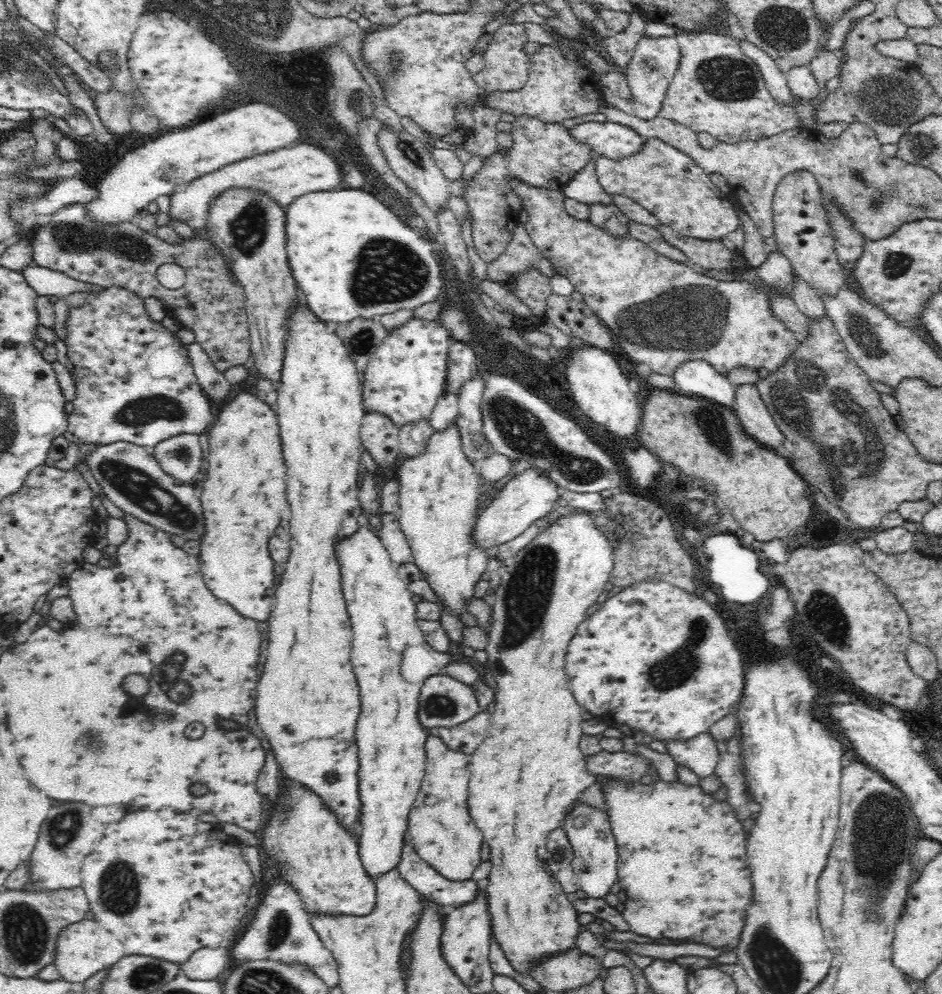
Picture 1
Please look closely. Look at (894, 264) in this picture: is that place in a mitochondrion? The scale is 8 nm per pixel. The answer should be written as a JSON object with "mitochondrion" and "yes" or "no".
{"mitochondrion":"yes"}

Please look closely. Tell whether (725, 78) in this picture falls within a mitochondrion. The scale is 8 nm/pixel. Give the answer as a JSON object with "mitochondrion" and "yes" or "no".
{"mitochondrion":"yes"}

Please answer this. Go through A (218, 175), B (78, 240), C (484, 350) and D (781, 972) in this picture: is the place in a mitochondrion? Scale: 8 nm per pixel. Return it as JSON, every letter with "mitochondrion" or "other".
{"A":"other","B":"mitochondrion","C":"other","D":"mitochondrion"}

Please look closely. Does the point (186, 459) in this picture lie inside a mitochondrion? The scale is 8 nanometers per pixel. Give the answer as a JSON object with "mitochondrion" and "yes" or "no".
{"mitochondrion":"yes"}

